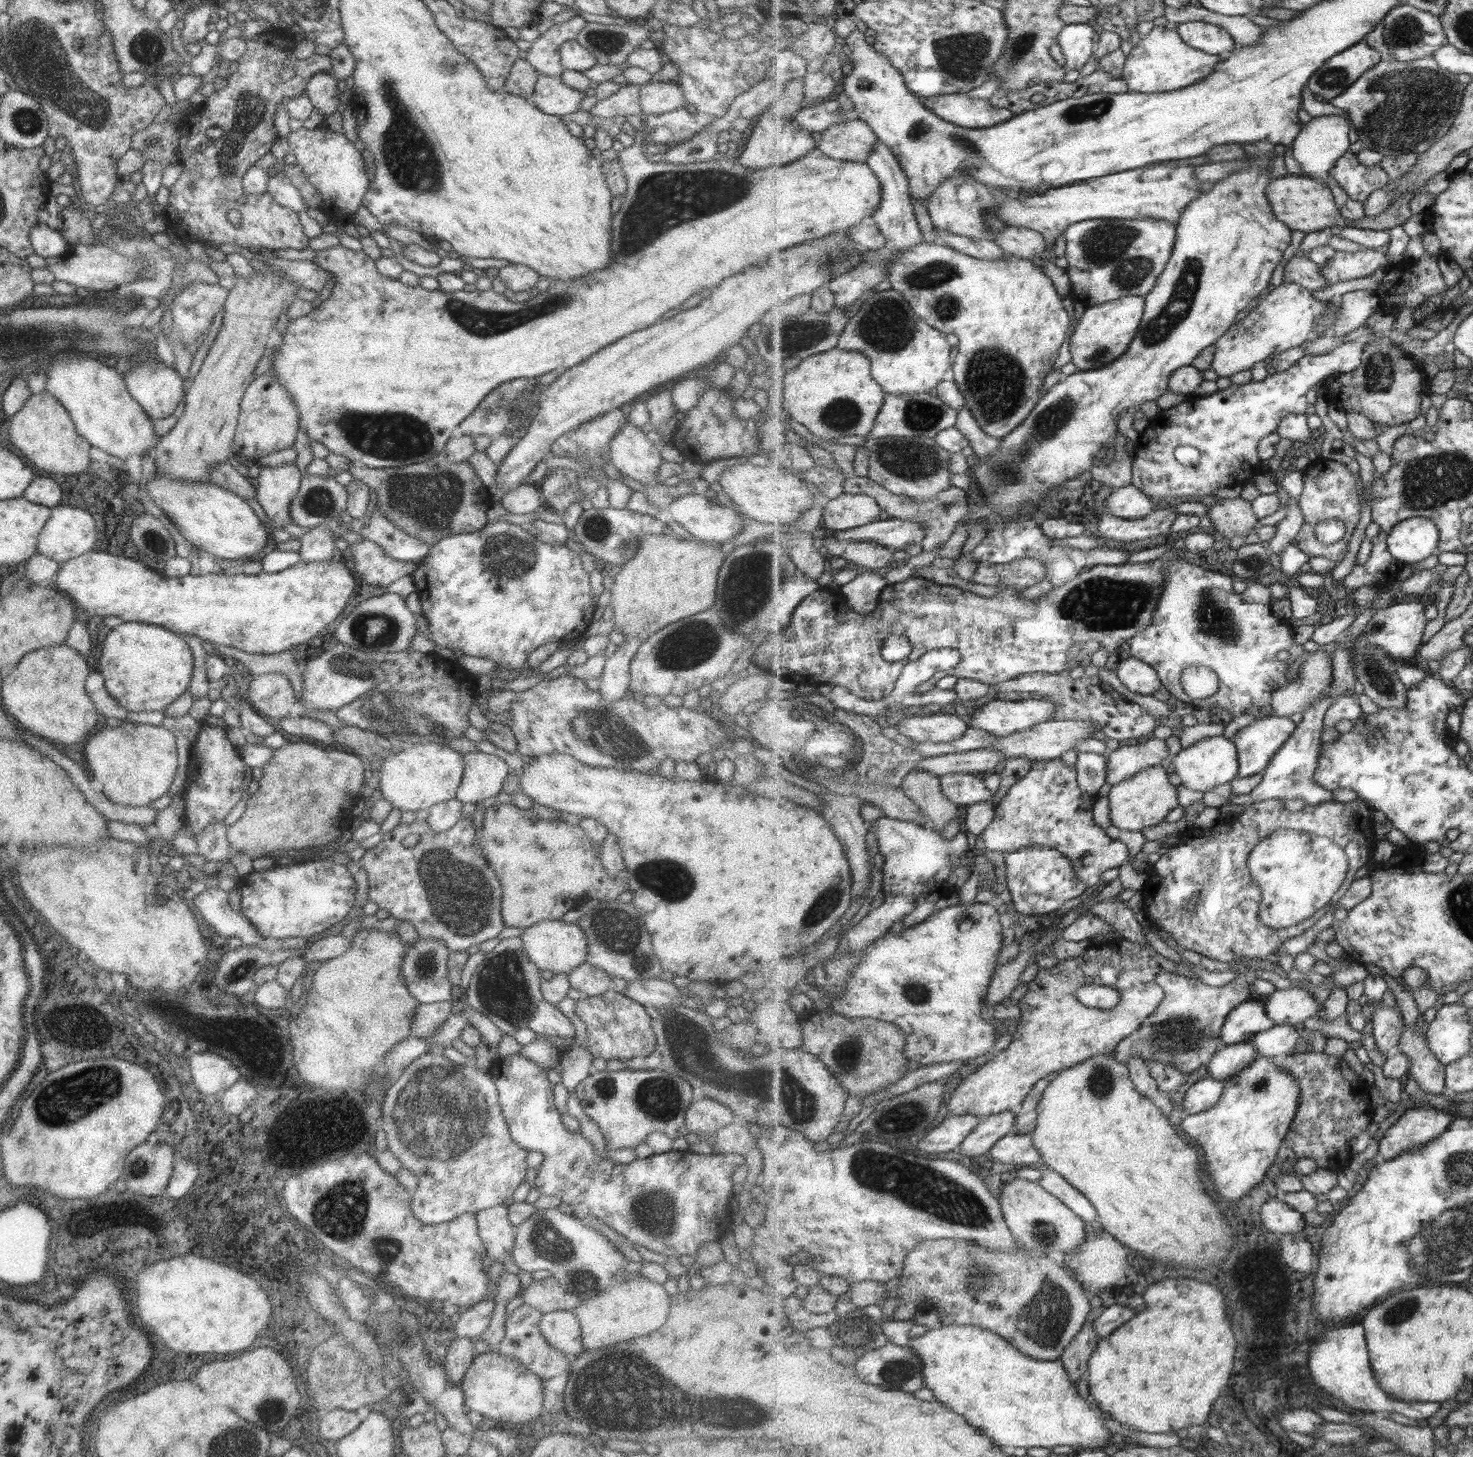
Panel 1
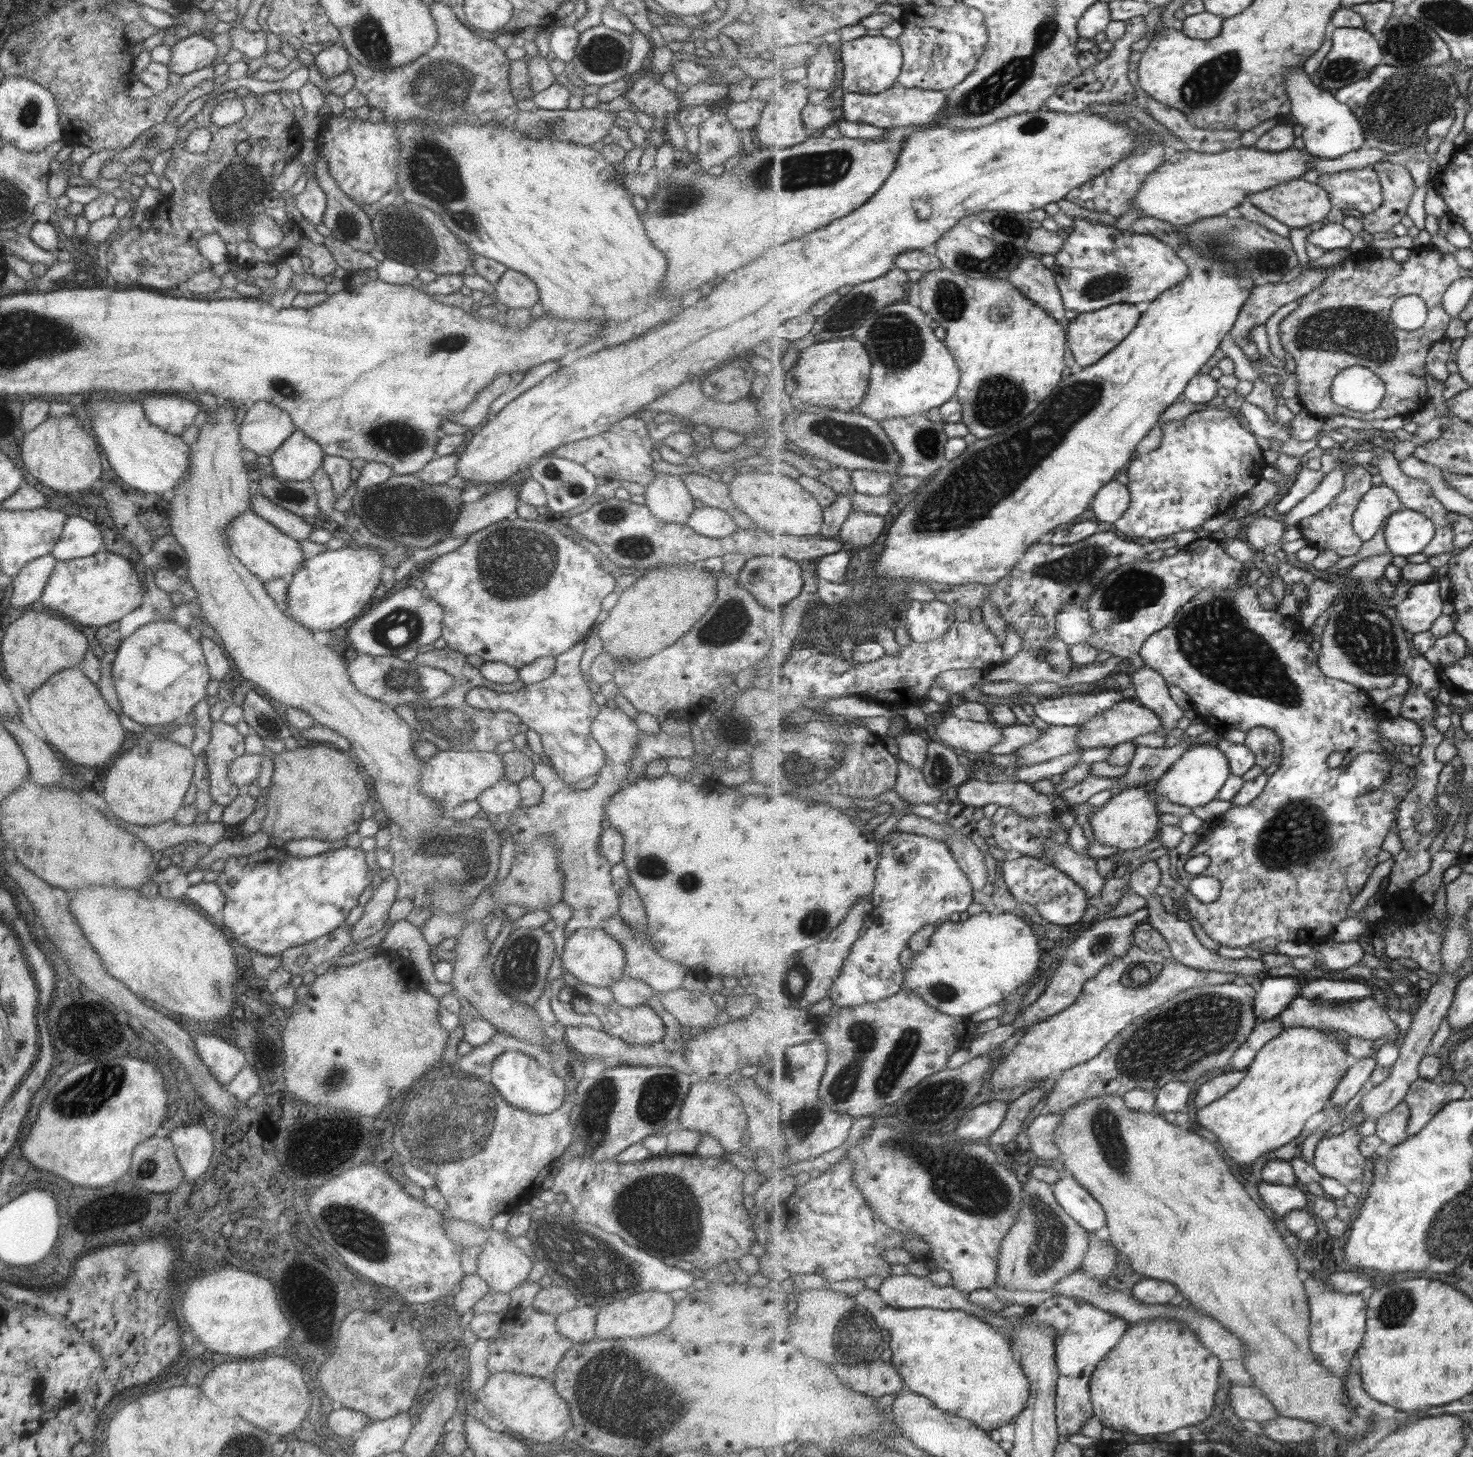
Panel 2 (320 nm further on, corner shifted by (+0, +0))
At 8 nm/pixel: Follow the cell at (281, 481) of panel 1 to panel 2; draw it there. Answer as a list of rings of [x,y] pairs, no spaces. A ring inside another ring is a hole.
[[[294,430],[270,456],[271,475],[285,482],[308,480],[321,466],[324,455],[313,440]]]

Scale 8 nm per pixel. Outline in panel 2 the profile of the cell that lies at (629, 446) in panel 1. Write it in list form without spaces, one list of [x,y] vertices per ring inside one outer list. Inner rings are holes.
[[[655,474],[655,479],[645,485],[644,505],[661,522],[685,524],[693,512],[693,497],[687,493],[680,476]]]

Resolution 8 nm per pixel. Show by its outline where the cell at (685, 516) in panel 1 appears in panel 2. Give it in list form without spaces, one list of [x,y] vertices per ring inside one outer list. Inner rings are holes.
[[[708,506],[694,508],[685,525],[693,532],[714,540],[729,536],[736,529],[730,514]]]

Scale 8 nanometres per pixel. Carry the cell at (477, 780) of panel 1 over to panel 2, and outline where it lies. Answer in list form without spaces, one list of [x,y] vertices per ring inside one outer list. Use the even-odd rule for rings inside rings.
[[[502,778],[497,784],[480,792],[475,800],[485,814],[497,814],[503,818],[519,807],[520,796],[517,783]]]

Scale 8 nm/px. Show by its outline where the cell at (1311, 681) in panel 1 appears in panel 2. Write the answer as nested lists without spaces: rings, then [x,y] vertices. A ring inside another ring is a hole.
[[[1266,726],[1247,732],[1244,743],[1255,753],[1257,764],[1263,769],[1282,756],[1283,747],[1278,734]]]

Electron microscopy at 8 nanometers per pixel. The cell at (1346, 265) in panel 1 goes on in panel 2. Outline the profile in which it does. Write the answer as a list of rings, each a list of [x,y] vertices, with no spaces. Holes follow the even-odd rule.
[[[1311,268],[1308,271],[1303,271],[1300,275],[1294,278],[1292,281],[1287,283],[1267,283],[1267,284],[1258,284],[1252,288],[1249,298],[1245,301],[1242,312],[1239,313],[1237,322],[1234,324],[1233,330],[1230,332],[1230,335],[1233,337],[1233,340],[1245,351],[1245,354],[1253,361],[1259,361],[1261,357],[1260,348],[1255,346],[1250,337],[1250,332],[1259,325],[1264,325],[1281,306],[1285,304],[1291,304],[1295,300],[1302,299],[1304,296],[1307,296],[1310,292],[1316,290],[1318,286],[1321,286],[1321,283],[1325,280],[1326,272],[1324,268]]]

